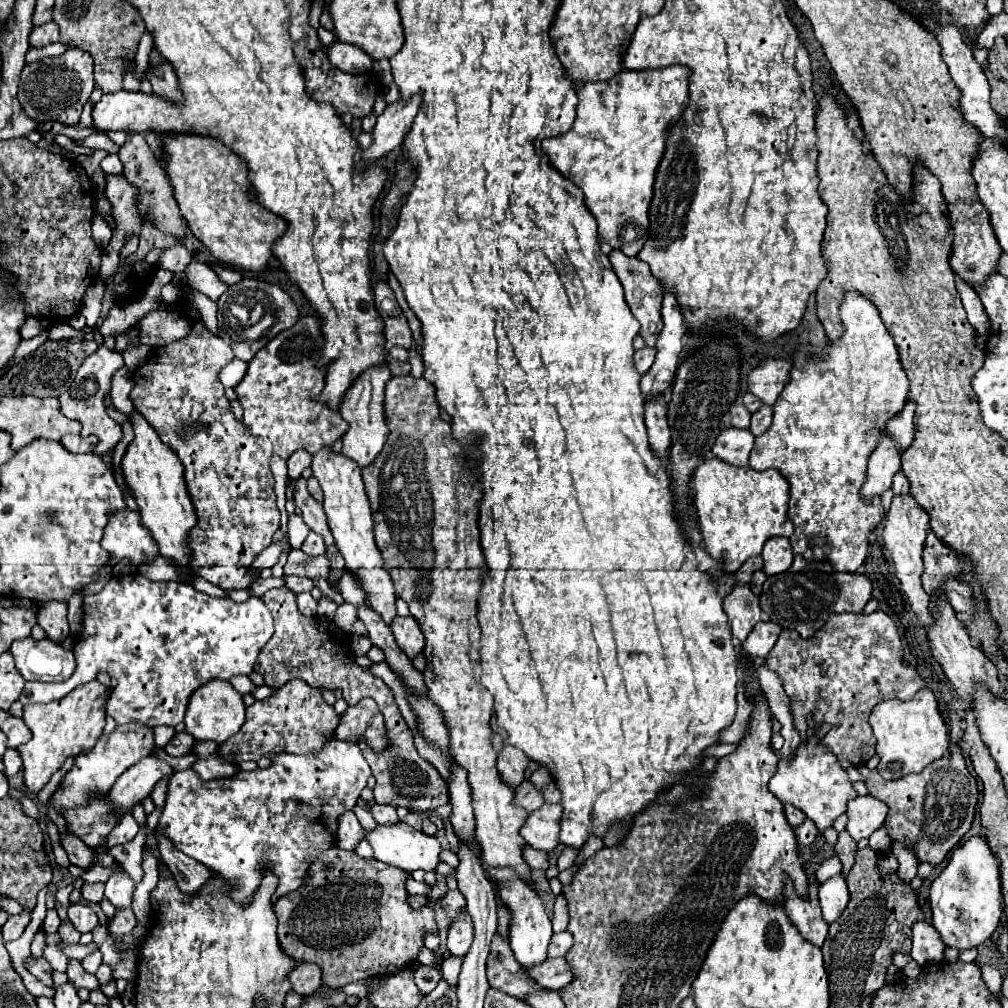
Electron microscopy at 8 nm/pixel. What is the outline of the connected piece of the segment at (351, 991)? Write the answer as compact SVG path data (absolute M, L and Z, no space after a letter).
M361 980L359 982L340 987L339 990L344 992L346 996L354 995L361 999L367 996L367 986L367 983L364 980Z

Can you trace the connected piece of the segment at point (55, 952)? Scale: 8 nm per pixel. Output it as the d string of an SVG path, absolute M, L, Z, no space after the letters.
M54 945L54 949L53 946L46 946L43 951L43 956L51 964L53 970L66 972L69 958L58 948L57 945Z

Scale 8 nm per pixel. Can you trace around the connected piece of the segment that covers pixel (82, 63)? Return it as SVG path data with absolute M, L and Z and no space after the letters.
M69 48L61 56L45 58L33 64L25 64L19 76L19 100L25 112L39 124L47 120L59 120L63 124L77 124L83 104L89 100L95 88L93 60L79 48Z

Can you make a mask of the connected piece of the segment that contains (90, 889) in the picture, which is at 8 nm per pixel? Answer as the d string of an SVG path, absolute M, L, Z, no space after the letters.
M85 884L85 886L81 888L81 894L83 894L83 898L85 898L87 902L99 904L101 898L103 898L103 884Z

